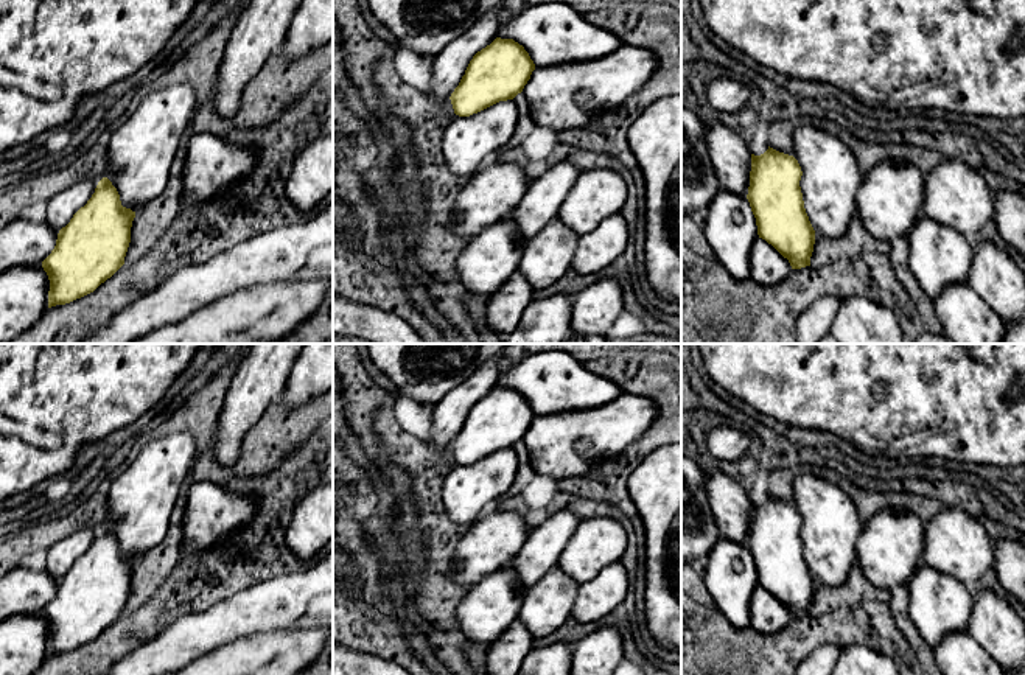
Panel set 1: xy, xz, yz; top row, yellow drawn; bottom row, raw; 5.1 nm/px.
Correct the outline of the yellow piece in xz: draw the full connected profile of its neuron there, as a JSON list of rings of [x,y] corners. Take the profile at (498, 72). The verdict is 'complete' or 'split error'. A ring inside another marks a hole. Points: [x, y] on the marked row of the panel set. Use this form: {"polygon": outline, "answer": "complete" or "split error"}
{"polygon": [[[496,37],[473,56],[450,96],[456,117],[443,132],[442,154],[451,174],[467,179],[502,151],[518,124],[515,96],[523,92],[533,70],[529,53],[513,39]]], "answer": "split error"}

